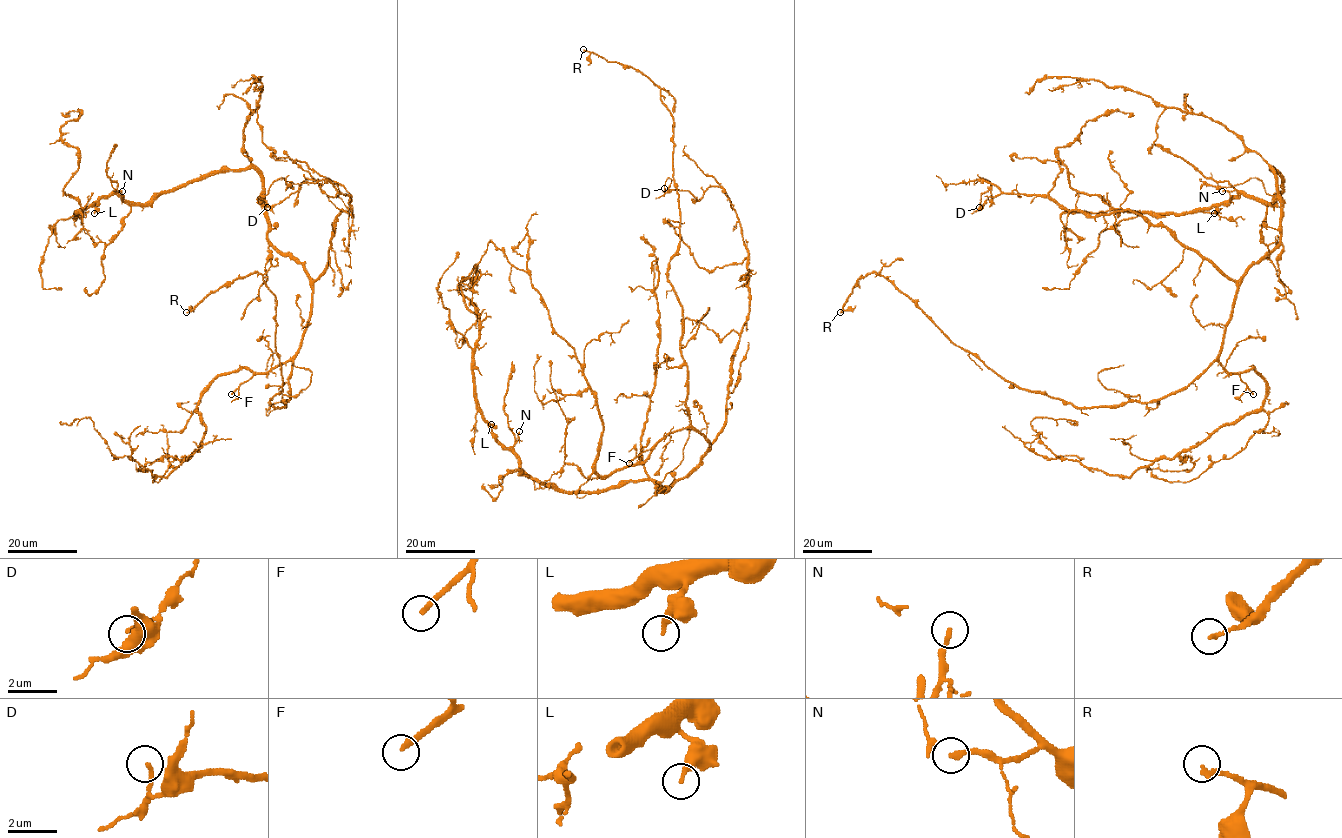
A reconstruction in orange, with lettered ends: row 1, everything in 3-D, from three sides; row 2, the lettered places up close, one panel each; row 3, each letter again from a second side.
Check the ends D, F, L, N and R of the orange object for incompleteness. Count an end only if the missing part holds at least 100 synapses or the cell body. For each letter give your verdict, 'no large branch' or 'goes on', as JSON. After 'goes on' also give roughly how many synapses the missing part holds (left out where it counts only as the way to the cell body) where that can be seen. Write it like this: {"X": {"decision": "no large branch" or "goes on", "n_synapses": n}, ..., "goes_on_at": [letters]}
{"D": {"decision": "no large branch"}, "F": {"decision": "goes on"}, "L": {"decision": "no large branch"}, "N": {"decision": "no large branch"}, "R": {"decision": "no large branch"}, "goes_on_at": ["F"]}

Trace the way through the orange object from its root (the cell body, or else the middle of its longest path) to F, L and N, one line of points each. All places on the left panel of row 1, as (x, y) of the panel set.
F: (294, 258), (303, 266), (312, 289), (310, 318), (301, 348), (268, 371), (255, 372), (231, 394)
L: (294, 258), (268, 238), (262, 177), (253, 168), (222, 169), (144, 203), (109, 194), (94, 213)
N: (294, 258), (268, 238), (262, 177), (253, 168), (222, 169), (144, 203), (129, 203), (116, 191), (122, 191)

